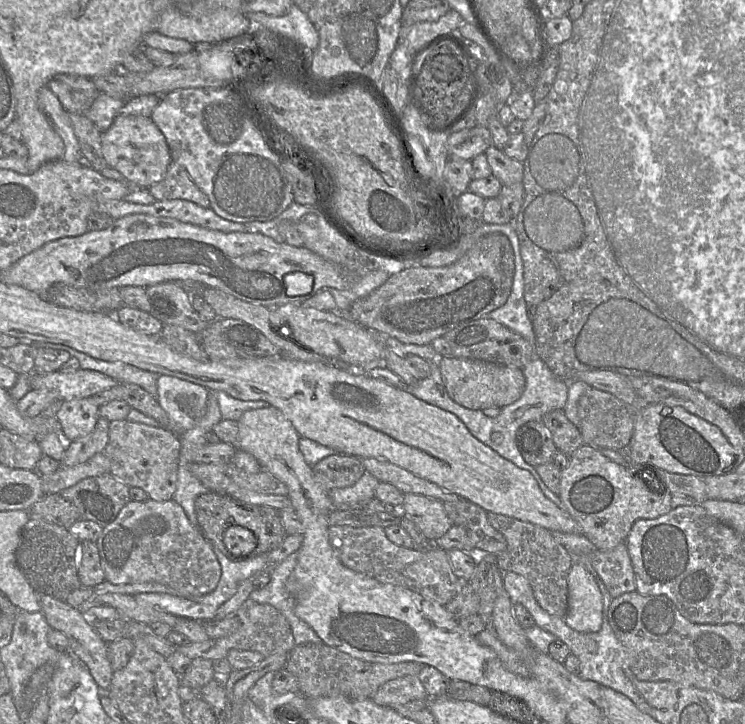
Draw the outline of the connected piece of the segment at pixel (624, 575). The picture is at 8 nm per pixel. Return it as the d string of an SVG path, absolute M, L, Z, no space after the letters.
M626 542L609 550L596 550L590 562L612 598L636 591L635 573Z

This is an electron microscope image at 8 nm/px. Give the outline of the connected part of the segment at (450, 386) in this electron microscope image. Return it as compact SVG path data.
M443 356L439 364L449 397L472 410L502 408L517 401L523 394L526 380L521 368L477 359Z

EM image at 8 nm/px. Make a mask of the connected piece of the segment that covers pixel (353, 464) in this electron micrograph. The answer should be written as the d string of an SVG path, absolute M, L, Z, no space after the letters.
M333 454L312 466L315 480L326 490L354 485L364 474L362 459L355 456Z

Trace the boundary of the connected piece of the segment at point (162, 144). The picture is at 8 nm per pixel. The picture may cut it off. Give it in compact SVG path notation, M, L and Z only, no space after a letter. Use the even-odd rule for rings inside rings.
M118 114L111 127L101 135L102 152L109 167L141 188L162 181L172 161L165 136L150 117Z

